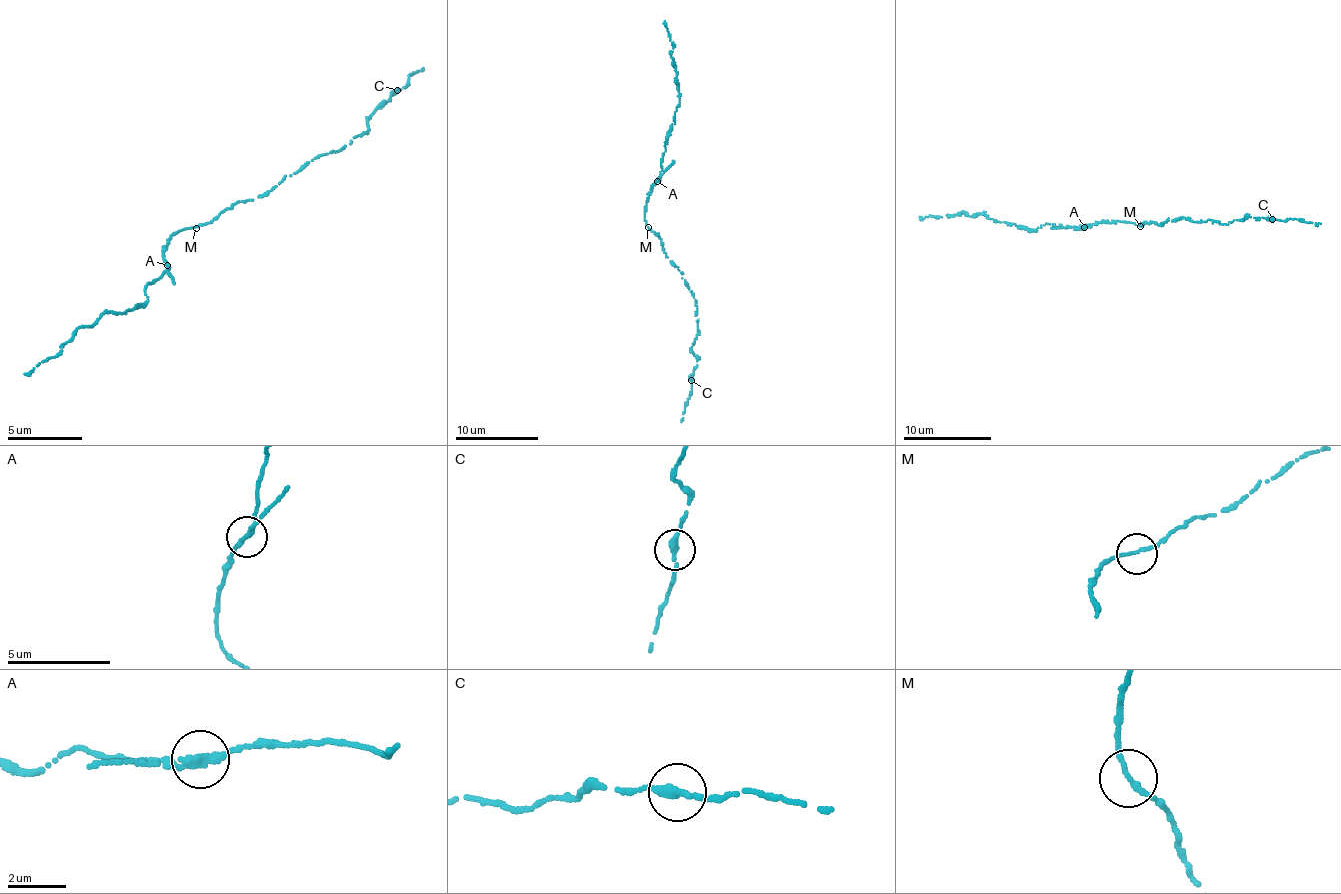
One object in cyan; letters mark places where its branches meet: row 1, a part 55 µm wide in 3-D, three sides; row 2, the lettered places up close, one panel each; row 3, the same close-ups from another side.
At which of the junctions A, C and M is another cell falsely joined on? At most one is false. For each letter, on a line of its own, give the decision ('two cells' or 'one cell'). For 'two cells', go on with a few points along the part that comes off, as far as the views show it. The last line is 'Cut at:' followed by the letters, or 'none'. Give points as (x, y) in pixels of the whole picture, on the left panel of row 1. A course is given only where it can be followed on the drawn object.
A: one cell
C: one cell
M: one cell
Cut at: none

